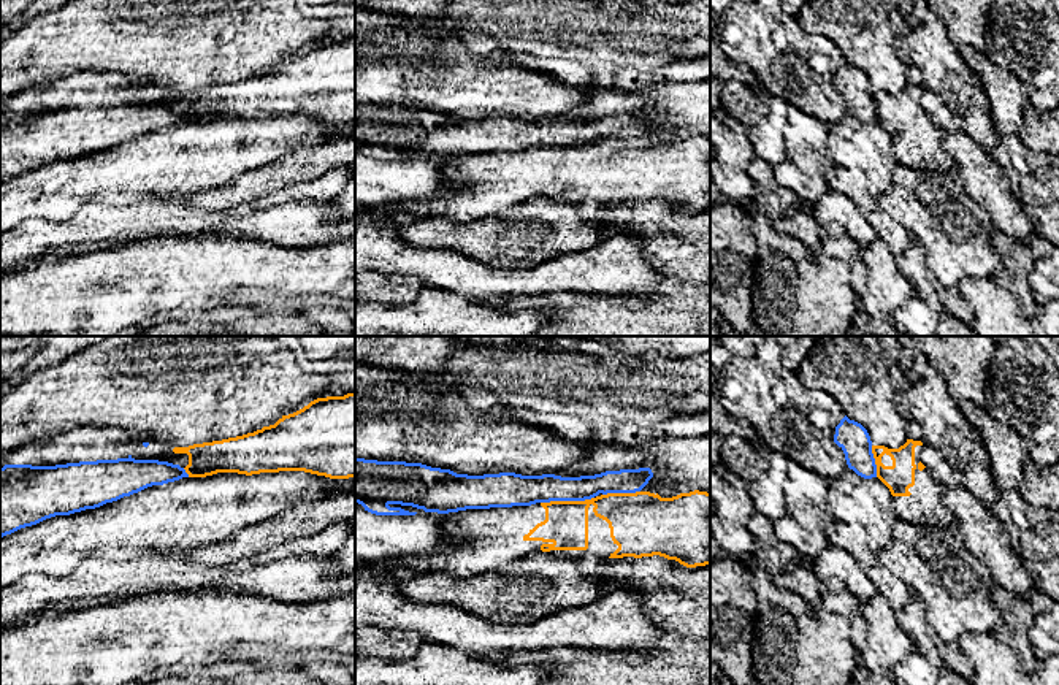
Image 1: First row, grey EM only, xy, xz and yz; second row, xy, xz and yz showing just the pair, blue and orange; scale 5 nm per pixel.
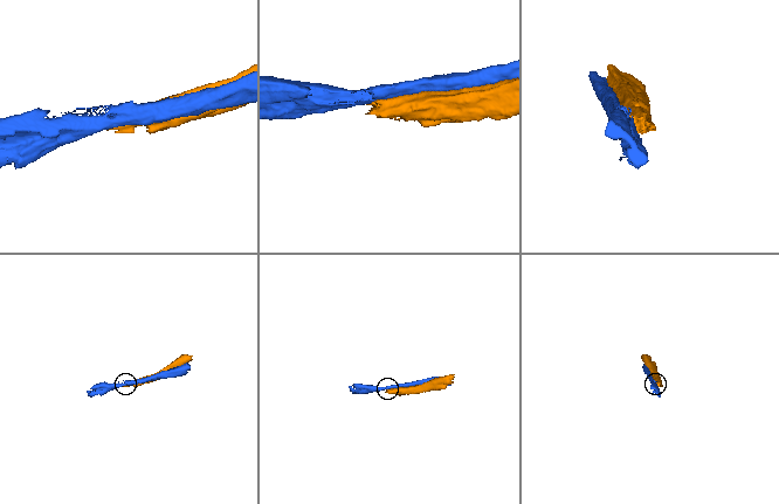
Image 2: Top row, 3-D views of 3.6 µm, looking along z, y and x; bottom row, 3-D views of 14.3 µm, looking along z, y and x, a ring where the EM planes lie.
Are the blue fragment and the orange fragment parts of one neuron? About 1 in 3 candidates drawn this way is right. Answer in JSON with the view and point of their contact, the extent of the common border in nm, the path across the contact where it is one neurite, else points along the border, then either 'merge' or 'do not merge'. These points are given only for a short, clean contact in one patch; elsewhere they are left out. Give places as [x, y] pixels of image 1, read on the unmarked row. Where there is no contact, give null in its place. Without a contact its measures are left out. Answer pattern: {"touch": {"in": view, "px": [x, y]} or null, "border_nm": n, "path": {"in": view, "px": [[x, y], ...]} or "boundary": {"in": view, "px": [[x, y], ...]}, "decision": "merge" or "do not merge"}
{"touch": {"in": "xz", "px": [566, 145]}, "border_nm": 280, "decision": "do not merge"}

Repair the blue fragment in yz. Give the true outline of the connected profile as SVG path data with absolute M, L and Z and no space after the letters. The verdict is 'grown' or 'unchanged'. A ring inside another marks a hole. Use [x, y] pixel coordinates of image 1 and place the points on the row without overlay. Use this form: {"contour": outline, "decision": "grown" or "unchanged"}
{"contour": "M845 60L835 71L834 87L843 95L850 114L864 124L877 122L872 86L861 68Z", "decision": "unchanged"}

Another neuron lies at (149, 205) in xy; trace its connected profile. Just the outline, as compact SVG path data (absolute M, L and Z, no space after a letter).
M144 195L133 205L108 206L97 200L87 200L78 214L67 224L52 224L44 219L24 220L17 228L0 233L0 276L32 268L43 262L51 251L59 251L76 243L95 243L108 239L162 239L187 238L198 233L219 230L225 216L201 211L185 195Z

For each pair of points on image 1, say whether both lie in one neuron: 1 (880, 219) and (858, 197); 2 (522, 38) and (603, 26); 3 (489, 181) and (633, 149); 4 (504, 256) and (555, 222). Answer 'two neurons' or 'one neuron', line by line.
1: one neuron
2: one neuron
3: one neuron
4: one neuron

